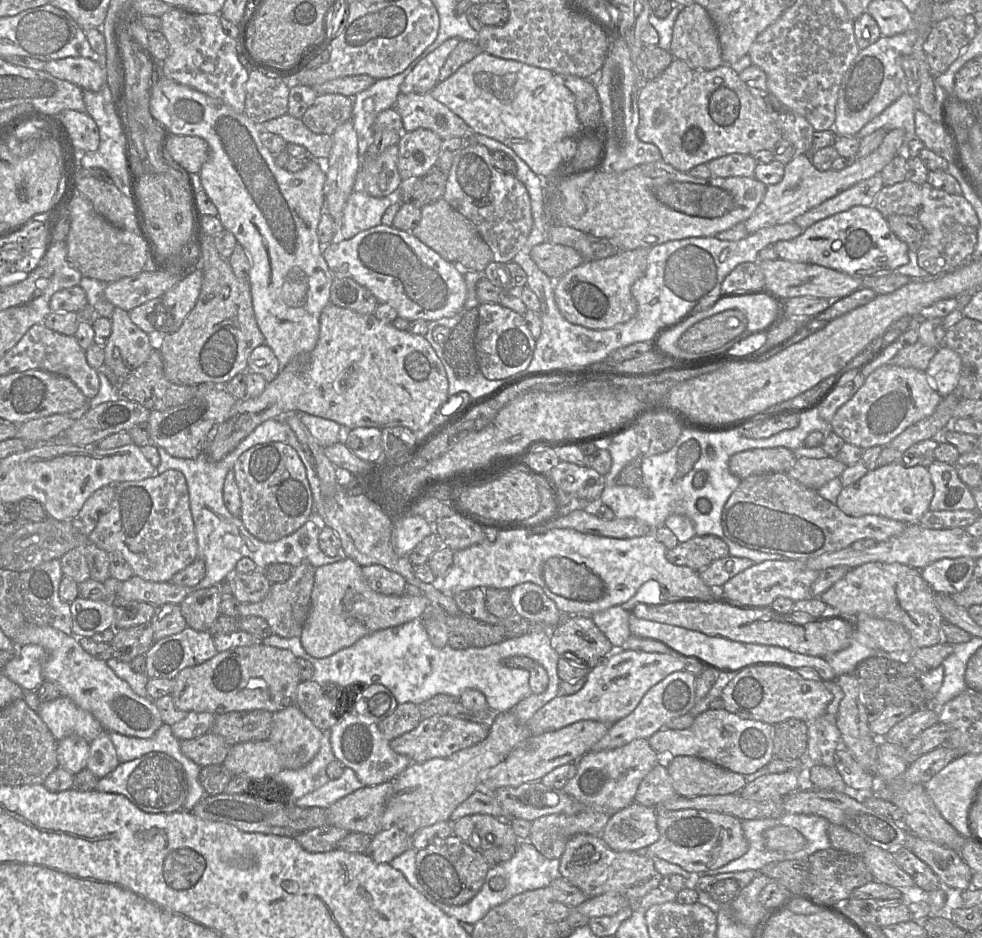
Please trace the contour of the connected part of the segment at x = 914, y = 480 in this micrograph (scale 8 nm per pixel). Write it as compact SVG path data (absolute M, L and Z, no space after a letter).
M899 461L868 471L855 483L843 487L836 505L846 515L861 517L879 515L906 525L918 523L929 510L934 487L928 468L924 466L905 467Z

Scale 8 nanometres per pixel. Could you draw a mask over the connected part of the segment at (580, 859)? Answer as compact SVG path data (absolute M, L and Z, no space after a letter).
M577 834L567 841L560 857L559 871L563 879L582 890L588 898L615 892L626 897L633 905L658 887L663 878L651 858L631 851L615 851L601 836L590 834Z

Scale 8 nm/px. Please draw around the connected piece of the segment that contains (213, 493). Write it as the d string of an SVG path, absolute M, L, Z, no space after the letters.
M280 418L269 419L257 426L239 445L221 461L210 461L205 453L196 459L183 459L171 456L162 447L157 447L160 455L160 464L156 467L157 474L173 469L183 473L190 501L190 510L197 536L198 558L204 560L206 573L203 579L194 587L195 590L215 586L225 578L230 578L235 571L237 562L248 557L257 565L258 569L276 563L286 563L297 567L303 562L308 562L315 568L338 562L346 558L342 545L338 555L330 557L319 546L320 529L315 521L309 519L294 533L275 542L263 542L253 536L244 526L240 516L234 516L227 509L223 501L223 485L229 470L233 469L235 462L242 453L251 447L271 442L287 444L287 433L284 421Z

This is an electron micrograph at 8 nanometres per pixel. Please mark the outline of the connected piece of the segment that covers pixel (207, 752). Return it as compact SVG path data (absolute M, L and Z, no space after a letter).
M206 733L197 738L180 741L181 752L200 767L221 764L226 758L230 746L225 740L213 733Z

